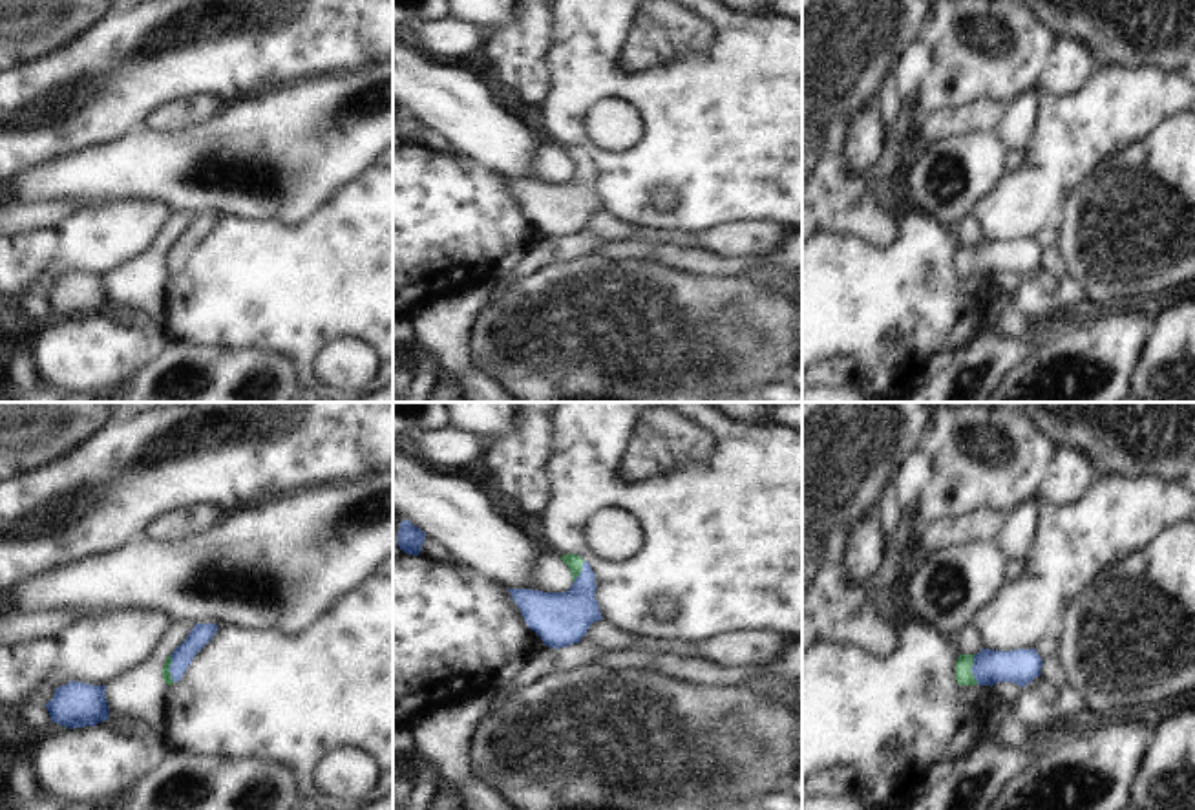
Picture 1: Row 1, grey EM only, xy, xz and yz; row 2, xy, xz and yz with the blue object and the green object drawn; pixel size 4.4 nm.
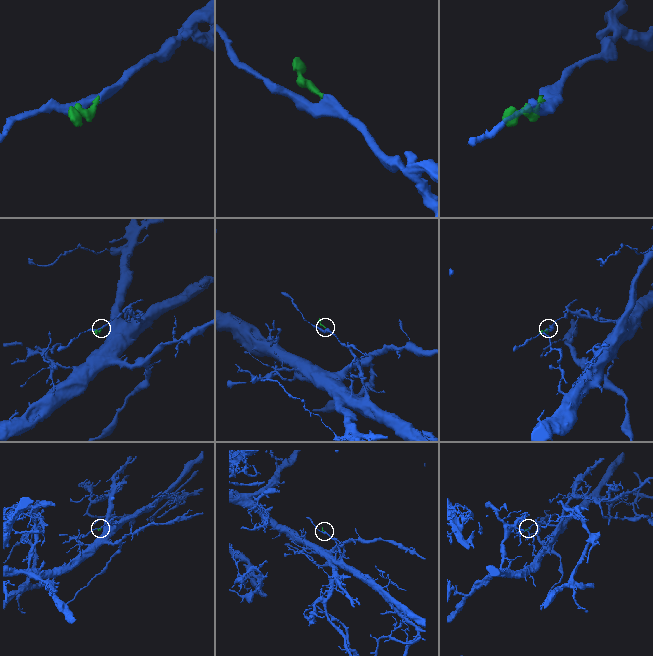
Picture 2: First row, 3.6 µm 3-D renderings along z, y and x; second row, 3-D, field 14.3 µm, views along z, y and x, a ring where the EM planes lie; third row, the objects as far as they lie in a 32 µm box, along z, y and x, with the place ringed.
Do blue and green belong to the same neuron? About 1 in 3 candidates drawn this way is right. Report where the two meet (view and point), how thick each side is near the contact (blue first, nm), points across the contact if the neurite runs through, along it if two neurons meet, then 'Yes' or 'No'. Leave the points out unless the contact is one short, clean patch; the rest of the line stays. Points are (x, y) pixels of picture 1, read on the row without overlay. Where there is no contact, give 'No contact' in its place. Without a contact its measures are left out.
Touches blue at yz (972, 260). Thickness 160 nm (blue) against 80 nm. Path across: yz (1022, 256), (972, 260), (963, 256). Yes.

